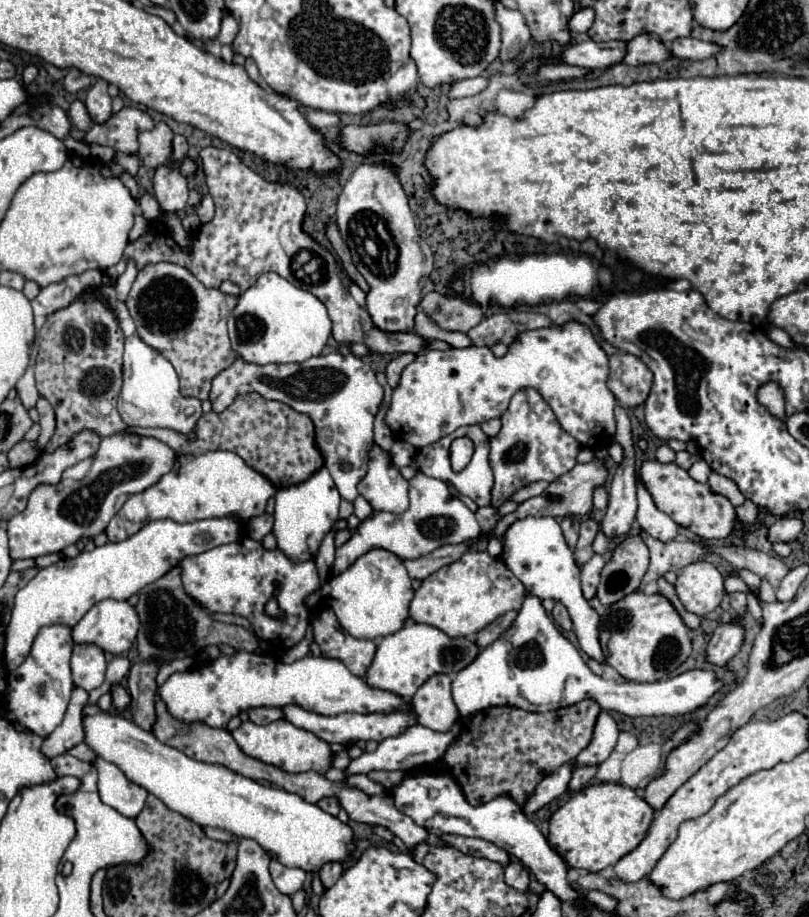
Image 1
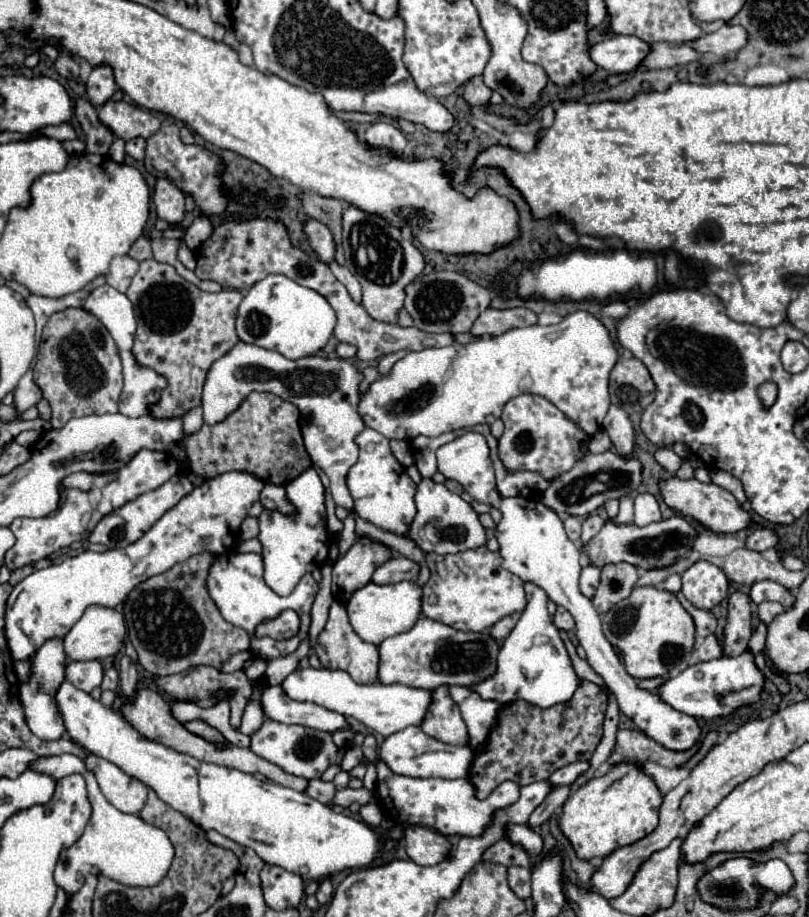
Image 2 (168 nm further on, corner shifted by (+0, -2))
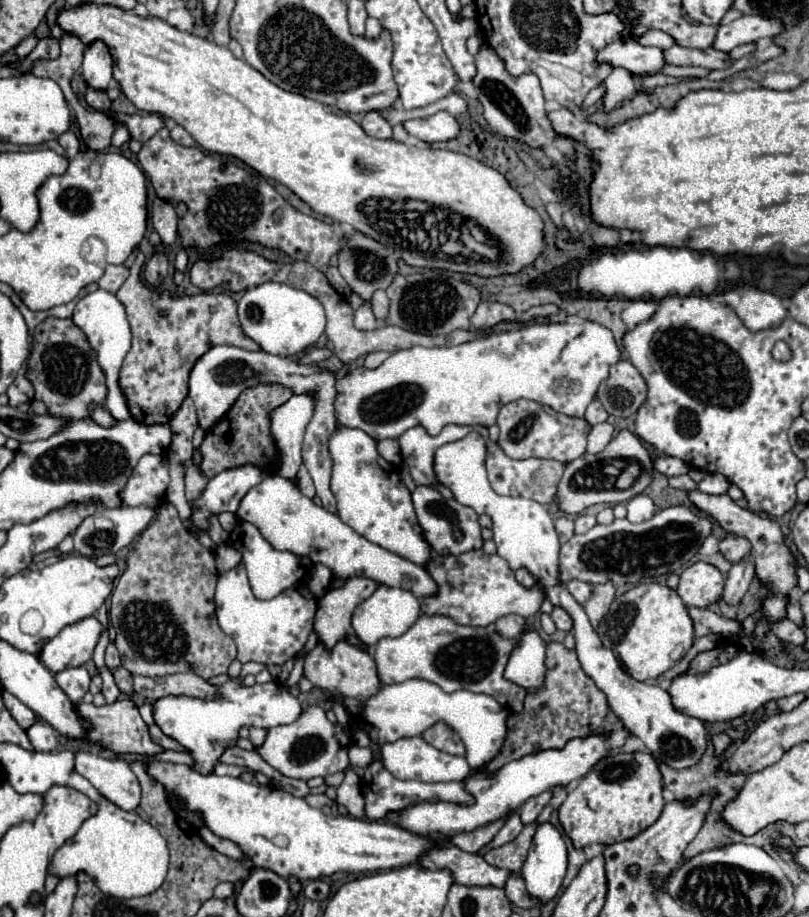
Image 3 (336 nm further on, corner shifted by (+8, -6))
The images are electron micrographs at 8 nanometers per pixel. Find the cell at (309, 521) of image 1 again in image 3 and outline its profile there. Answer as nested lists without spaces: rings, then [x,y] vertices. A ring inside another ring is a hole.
[[[238,522],[230,534],[230,540],[228,540],[230,546],[234,546],[236,550],[240,548],[240,554],[242,554],[242,564],[246,568],[246,574],[248,574],[248,580],[250,580],[250,588],[254,592],[256,598],[262,598],[262,600],[268,600],[272,596],[278,596],[280,592],[284,592],[286,588],[290,588],[292,584],[300,582],[310,570],[312,570],[312,562],[304,556],[296,556],[296,554],[290,554],[290,552],[280,552],[280,550],[274,550],[260,534],[260,530],[254,526],[254,524],[248,524],[248,522]]]

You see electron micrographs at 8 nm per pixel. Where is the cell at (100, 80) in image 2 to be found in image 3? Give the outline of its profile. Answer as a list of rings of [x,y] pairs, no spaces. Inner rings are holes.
[[[94,40],[84,50],[82,62],[82,78],[88,86],[96,90],[106,90],[112,80],[112,56],[108,46],[102,40]]]

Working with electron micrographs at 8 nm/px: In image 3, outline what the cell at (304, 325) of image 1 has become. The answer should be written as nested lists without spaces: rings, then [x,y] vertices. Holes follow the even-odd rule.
[[[266,282],[246,290],[238,302],[238,318],[246,336],[256,340],[264,352],[278,356],[296,356],[310,348],[324,334],[324,308],[304,290],[296,290],[288,284]]]

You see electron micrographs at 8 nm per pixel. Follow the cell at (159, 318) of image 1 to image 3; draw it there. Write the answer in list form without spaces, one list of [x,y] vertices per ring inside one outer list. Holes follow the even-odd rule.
[[[139,252],[136,262],[130,268],[128,280],[116,292],[116,298],[126,308],[126,316],[132,328],[132,348],[124,358],[120,370],[120,388],[128,400],[128,408],[134,420],[140,420],[142,424],[168,424],[188,394],[188,374],[192,370],[192,364],[208,348],[218,344],[230,344],[244,350],[260,350],[260,346],[242,332],[236,314],[236,302],[228,294],[196,294],[184,298],[172,298],[168,292],[156,294],[142,282],[140,278],[142,266],[144,266],[144,254]]]

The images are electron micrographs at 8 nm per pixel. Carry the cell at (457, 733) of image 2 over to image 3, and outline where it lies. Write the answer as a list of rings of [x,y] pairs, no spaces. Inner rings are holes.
[[[438,722],[432,728],[428,728],[422,734],[422,738],[428,740],[428,744],[432,744],[434,748],[438,748],[442,752],[448,752],[448,754],[454,754],[454,756],[464,756],[466,754],[460,736],[444,722]]]

